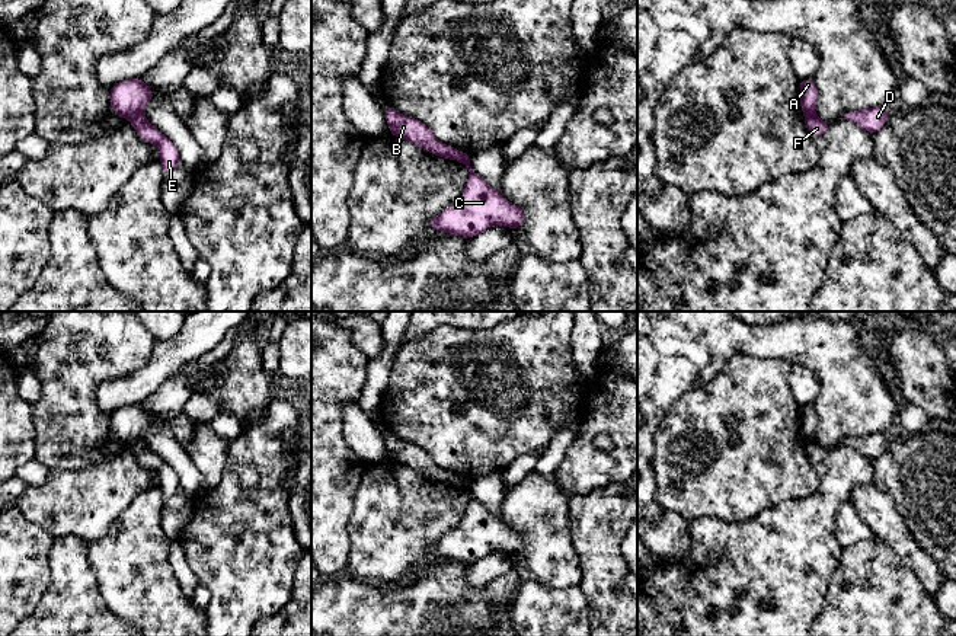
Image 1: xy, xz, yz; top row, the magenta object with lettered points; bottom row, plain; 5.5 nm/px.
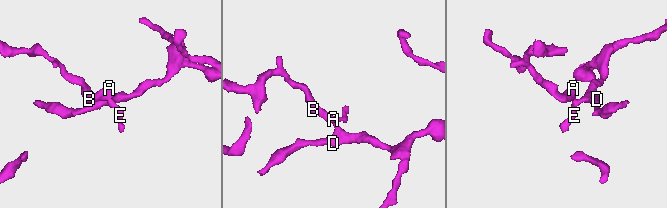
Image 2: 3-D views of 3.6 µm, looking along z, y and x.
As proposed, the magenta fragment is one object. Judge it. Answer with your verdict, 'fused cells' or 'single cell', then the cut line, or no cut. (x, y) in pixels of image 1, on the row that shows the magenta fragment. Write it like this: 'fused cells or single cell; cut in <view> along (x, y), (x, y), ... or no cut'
fused cells; cut in xy along (141, 111), (130, 120)

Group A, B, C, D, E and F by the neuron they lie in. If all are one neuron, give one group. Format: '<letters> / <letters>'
A B / C D E F

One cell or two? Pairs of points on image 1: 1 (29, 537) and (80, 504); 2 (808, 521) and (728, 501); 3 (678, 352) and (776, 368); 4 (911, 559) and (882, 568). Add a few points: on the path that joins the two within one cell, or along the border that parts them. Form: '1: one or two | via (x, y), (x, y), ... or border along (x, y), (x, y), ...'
1: two | border along (16, 505), (28, 520), (54, 537)
2: two | border along (796, 501), (783, 501), (748, 520), (731, 523)
3: two | border along (760, 357), (748, 354), (734, 355), (703, 386)
4: two | border along (878, 539), (917, 577), (924, 588)

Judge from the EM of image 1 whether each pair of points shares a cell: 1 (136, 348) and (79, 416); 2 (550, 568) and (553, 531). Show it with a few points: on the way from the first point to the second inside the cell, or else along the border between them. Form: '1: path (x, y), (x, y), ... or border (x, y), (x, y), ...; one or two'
1: path (115, 354), (79, 390), (79, 396); one
2: path (550, 559), (550, 540); one

